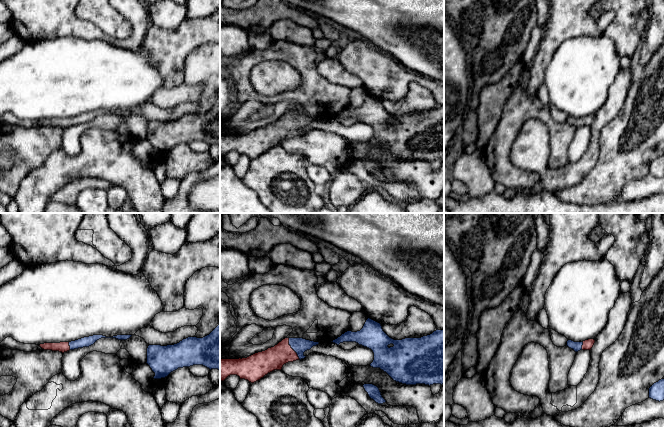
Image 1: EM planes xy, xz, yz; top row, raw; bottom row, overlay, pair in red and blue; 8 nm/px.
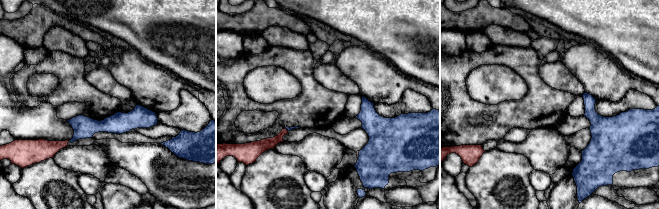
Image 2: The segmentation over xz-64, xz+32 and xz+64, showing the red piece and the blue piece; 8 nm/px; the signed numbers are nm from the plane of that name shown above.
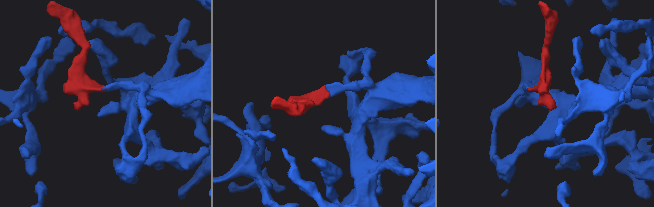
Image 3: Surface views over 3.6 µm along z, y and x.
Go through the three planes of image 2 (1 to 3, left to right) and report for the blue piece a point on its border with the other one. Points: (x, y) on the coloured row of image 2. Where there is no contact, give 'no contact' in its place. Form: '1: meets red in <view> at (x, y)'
1: no contact
2: meets red in xz+32 at (286, 129)
3: no contact

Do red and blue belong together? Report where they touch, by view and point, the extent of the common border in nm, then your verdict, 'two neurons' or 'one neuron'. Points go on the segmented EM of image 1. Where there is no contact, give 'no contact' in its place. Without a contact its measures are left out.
meets red in xz at (291, 348); contact 190 nm long; one neuron

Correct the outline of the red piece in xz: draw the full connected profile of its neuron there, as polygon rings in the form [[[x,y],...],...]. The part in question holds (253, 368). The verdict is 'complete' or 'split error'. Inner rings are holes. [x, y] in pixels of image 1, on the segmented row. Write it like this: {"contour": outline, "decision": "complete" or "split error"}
{"contour": [[[285,338],[274,347],[247,358],[220,359],[220,381],[237,375],[254,383],[274,370],[281,370],[288,362],[304,359],[304,352],[318,344],[303,338]]], "decision": "split error"}

